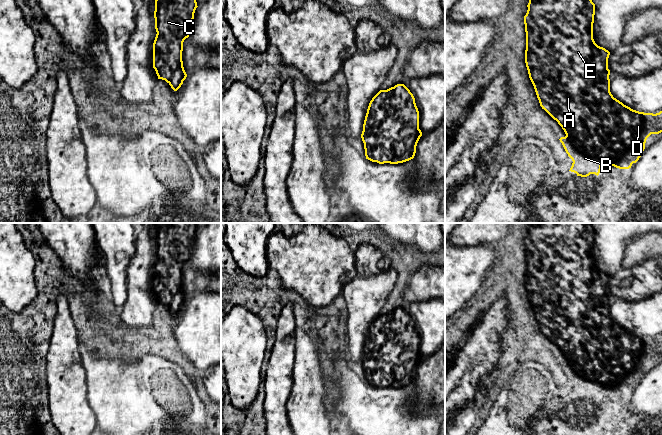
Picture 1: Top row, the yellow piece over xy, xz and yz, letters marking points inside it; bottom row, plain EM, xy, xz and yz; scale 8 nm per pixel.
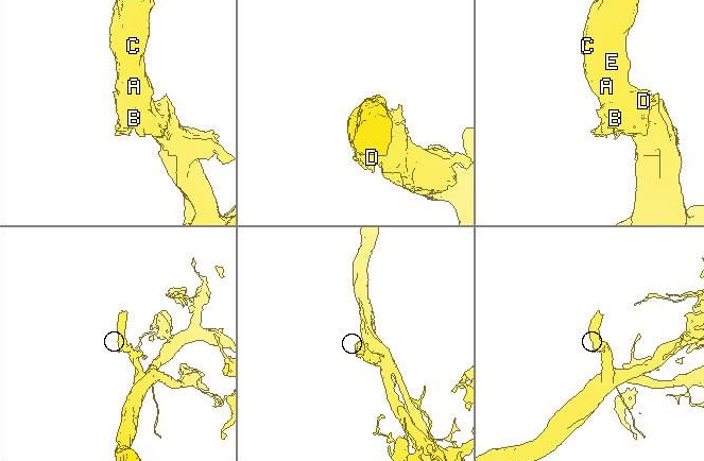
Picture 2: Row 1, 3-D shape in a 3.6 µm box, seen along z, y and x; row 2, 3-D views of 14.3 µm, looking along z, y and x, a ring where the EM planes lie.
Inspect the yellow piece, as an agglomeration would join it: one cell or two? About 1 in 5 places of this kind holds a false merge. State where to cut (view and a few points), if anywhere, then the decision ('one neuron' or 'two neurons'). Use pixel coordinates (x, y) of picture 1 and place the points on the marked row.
cut none; one neuron

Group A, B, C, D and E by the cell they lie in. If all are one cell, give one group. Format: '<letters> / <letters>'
A B C D E

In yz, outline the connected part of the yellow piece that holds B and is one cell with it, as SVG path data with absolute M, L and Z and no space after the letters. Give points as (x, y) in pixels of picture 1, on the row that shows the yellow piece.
M529 0L527 7L527 13L524 16L526 32L526 67L540 106L558 122L566 134L565 137L561 137L559 140L562 143L566 153L573 161L569 171L576 173L577 176L587 177L590 174L595 174L598 176L603 164L614 166L619 169L631 168L632 164L636 163L642 156L647 138L651 134L659 134L662 132L662 111L656 114L639 112L624 105L611 94L609 79L610 70L608 69L608 58L610 52L605 48L598 46L593 39L595 4L592 2L592 0Z

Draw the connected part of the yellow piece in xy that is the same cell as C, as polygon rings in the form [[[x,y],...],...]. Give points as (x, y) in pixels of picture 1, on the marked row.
[[[155,0],[156,37],[153,43],[153,68],[158,79],[165,80],[174,91],[177,91],[187,74],[183,67],[183,42],[189,37],[193,25],[196,0]]]

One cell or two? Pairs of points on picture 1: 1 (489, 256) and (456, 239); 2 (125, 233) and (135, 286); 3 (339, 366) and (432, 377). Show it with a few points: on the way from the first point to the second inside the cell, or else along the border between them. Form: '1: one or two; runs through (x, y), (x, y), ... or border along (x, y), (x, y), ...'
1: two; border along (491, 243), (455, 246)
2: two; border along (136, 237), (135, 252), (127, 268), (126, 283)
3: two; border along (413, 382), (413, 397), (419, 405)

